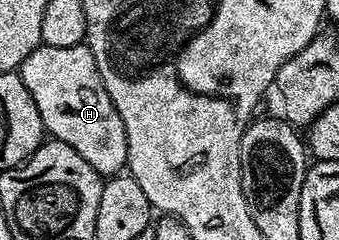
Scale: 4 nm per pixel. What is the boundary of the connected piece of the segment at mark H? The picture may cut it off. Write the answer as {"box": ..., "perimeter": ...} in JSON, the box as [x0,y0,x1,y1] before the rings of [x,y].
{"box":[21,44,126,176],"perimeter":[[[41,44],[24,60],[21,73],[37,112],[41,112],[43,129],[54,141],[69,144],[101,176],[118,175],[126,167],[125,124],[109,100],[109,92],[105,92],[97,60],[87,45],[53,48]]]}

